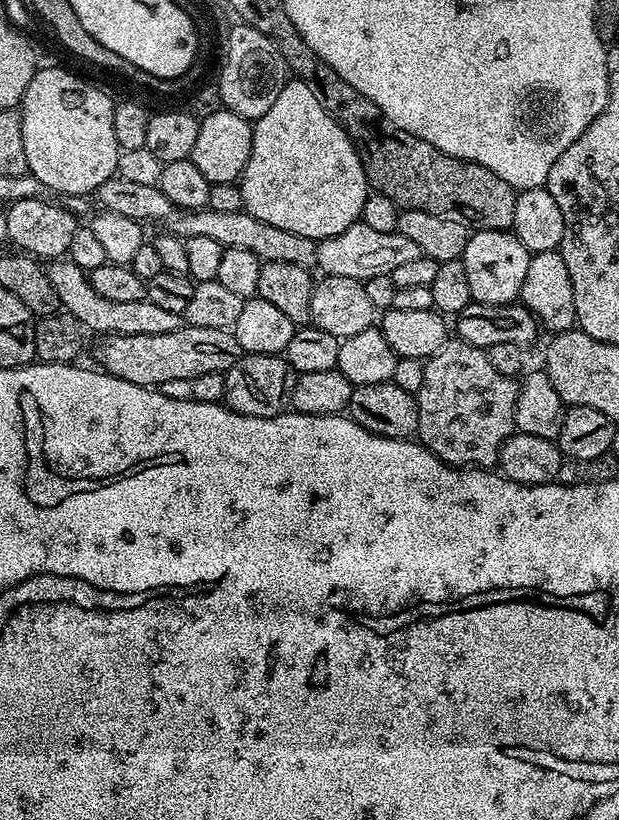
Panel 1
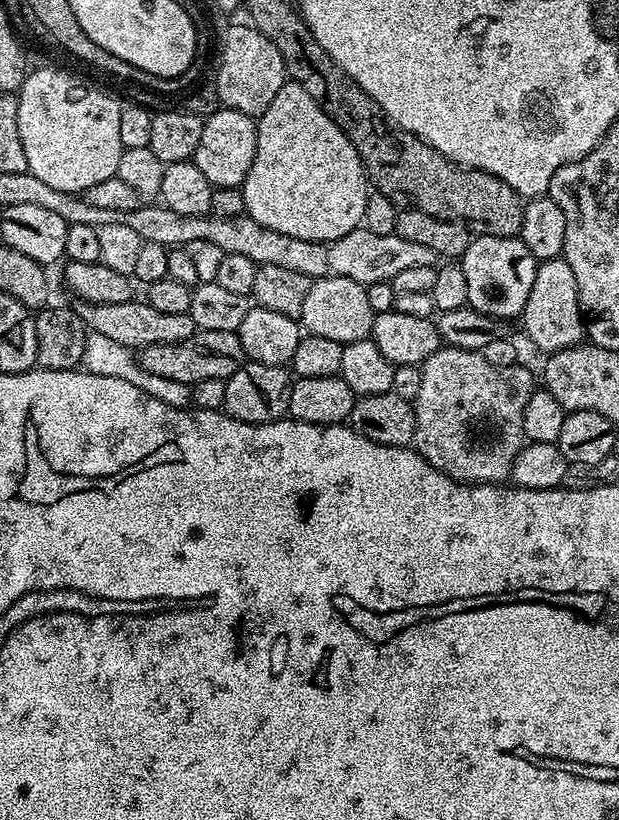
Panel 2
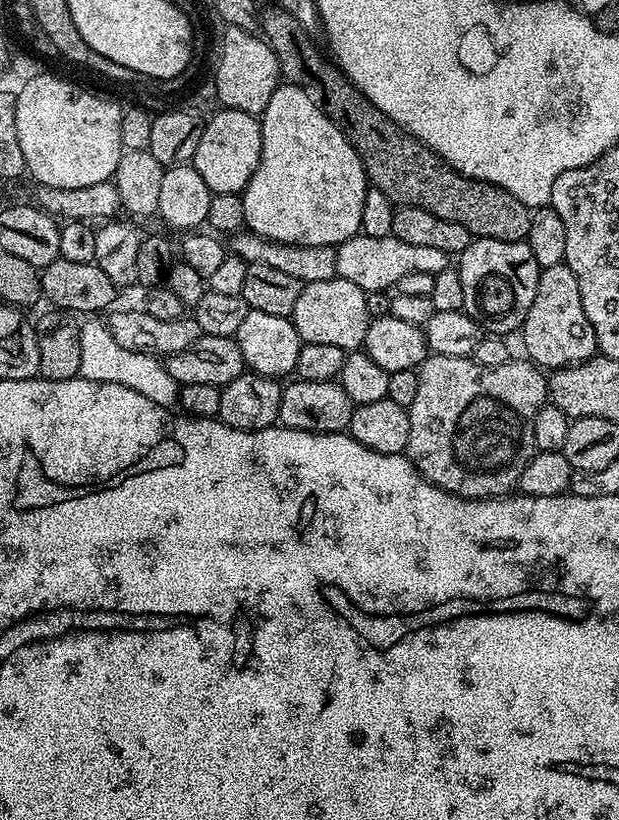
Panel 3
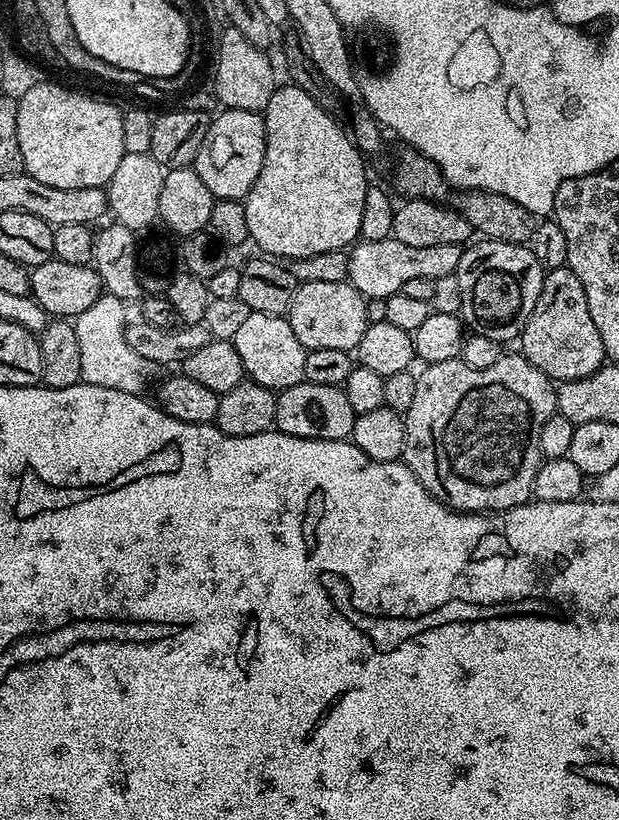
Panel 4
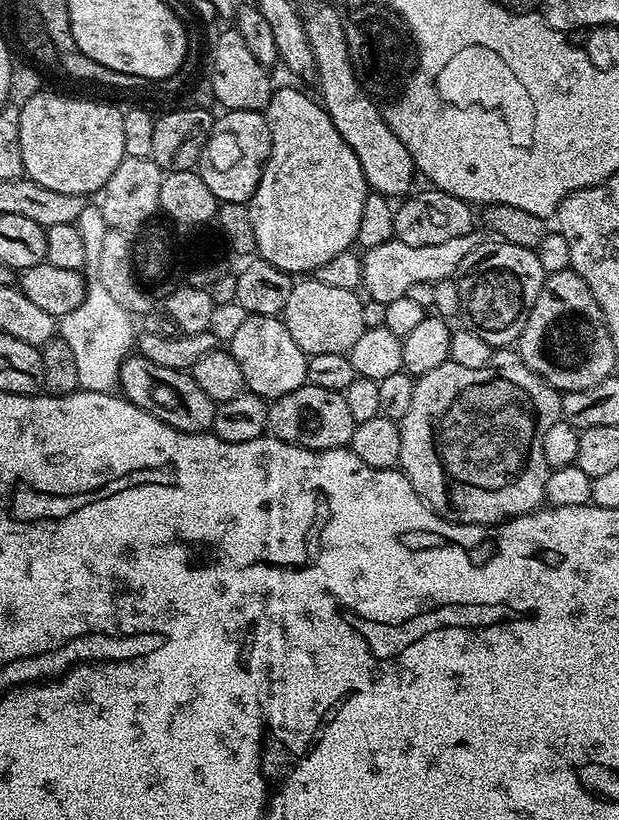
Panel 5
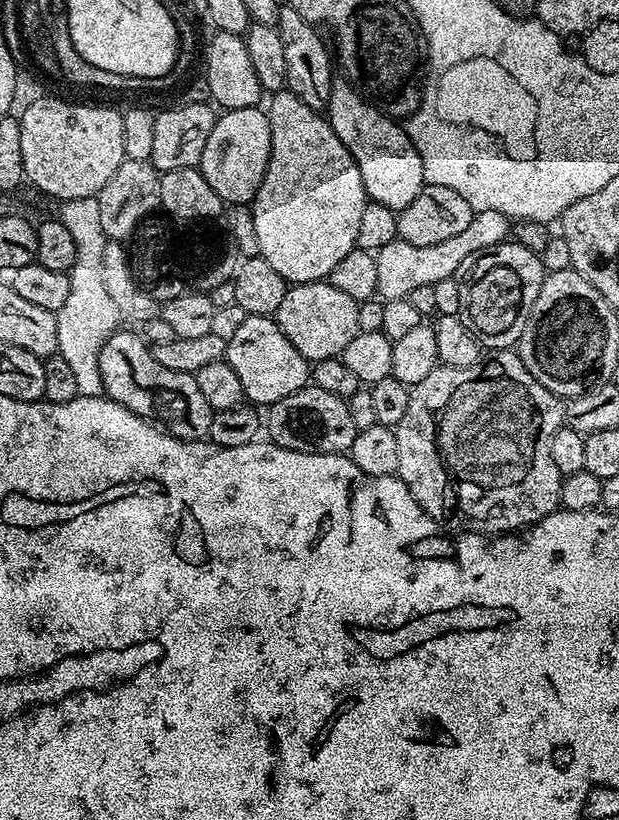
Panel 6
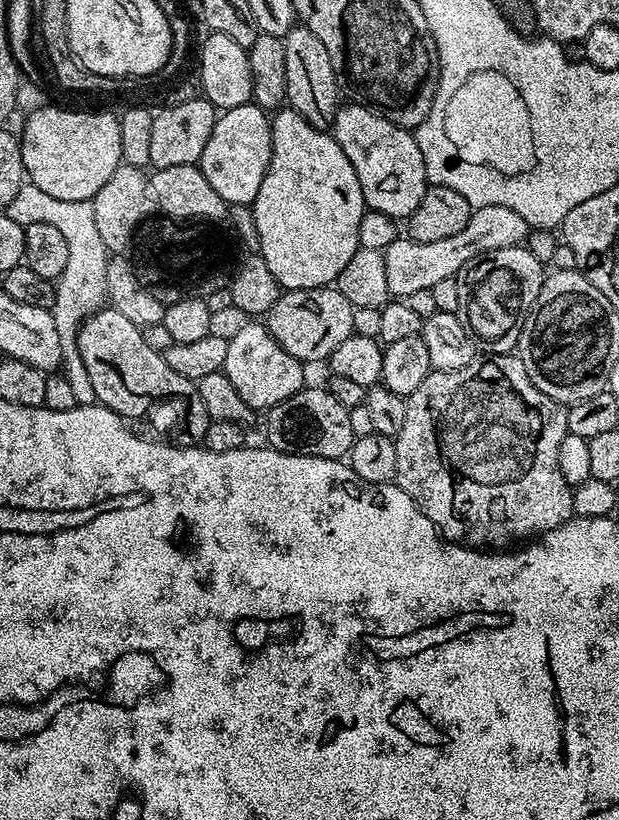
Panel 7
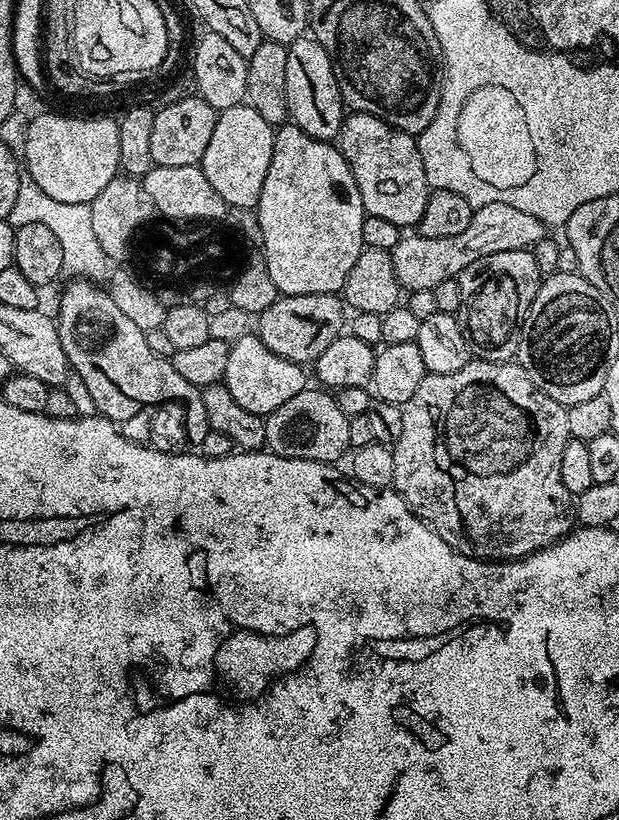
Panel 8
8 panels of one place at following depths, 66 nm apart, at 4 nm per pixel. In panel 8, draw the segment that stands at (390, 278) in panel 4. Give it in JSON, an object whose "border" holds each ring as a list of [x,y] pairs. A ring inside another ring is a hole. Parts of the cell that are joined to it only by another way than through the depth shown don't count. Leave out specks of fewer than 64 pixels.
{"border":[[[490,202],[486,206],[475,209],[470,218],[470,226],[462,230],[462,234],[454,234],[454,238],[426,238],[419,234],[401,235],[398,246],[392,248],[394,274],[398,278],[401,289],[432,290],[438,282],[455,280],[470,262],[478,262],[478,258],[486,258],[502,250],[530,250],[545,239],[546,225],[534,218],[534,214],[526,214],[514,206],[506,206],[506,202]]]}

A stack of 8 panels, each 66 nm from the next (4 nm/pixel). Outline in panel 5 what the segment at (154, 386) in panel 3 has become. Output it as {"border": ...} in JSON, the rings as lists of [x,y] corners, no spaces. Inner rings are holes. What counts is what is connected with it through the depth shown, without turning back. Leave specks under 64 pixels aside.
{"border":[[[99,282],[88,284],[88,293],[82,298],[82,306],[70,310],[70,314],[59,317],[58,336],[70,346],[70,352],[74,354],[74,362],[78,369],[78,382],[80,388],[86,392],[111,392],[117,391],[120,382],[120,363],[126,359],[134,348],[134,332],[132,336],[133,313],[122,310],[118,302],[114,302],[113,296],[106,291],[106,286]]]}

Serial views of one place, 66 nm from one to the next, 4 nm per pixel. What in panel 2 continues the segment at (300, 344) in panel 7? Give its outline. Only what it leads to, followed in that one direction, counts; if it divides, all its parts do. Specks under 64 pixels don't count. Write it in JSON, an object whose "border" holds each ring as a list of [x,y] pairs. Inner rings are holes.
{"border":[[[329,274],[312,280],[306,302],[302,302],[298,323],[309,336],[330,338],[333,342],[345,345],[369,339],[375,317],[376,313],[370,310],[370,302],[366,299],[365,285]]]}

